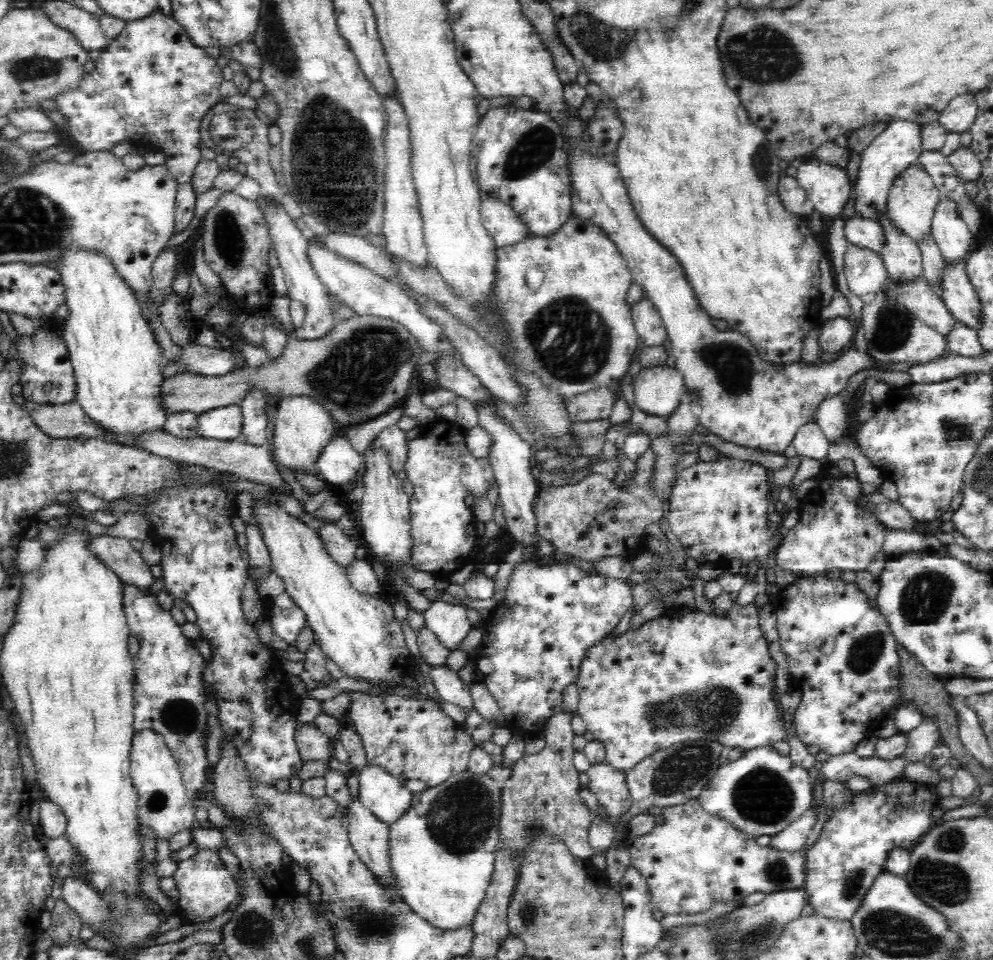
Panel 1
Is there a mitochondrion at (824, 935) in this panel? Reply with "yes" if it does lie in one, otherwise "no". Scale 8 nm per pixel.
no

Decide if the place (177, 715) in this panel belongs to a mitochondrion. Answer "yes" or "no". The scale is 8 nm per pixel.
yes

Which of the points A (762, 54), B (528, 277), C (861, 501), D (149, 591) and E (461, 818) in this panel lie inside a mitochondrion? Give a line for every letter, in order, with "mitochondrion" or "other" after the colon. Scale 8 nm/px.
A: mitochondrion
B: other
C: other
D: other
E: mitochondrion

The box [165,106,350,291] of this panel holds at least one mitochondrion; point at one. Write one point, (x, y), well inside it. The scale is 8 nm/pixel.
(228, 236)

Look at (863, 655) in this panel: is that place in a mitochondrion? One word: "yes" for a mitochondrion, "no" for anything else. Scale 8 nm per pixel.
yes

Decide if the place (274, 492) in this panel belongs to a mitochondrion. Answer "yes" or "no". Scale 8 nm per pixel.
no

